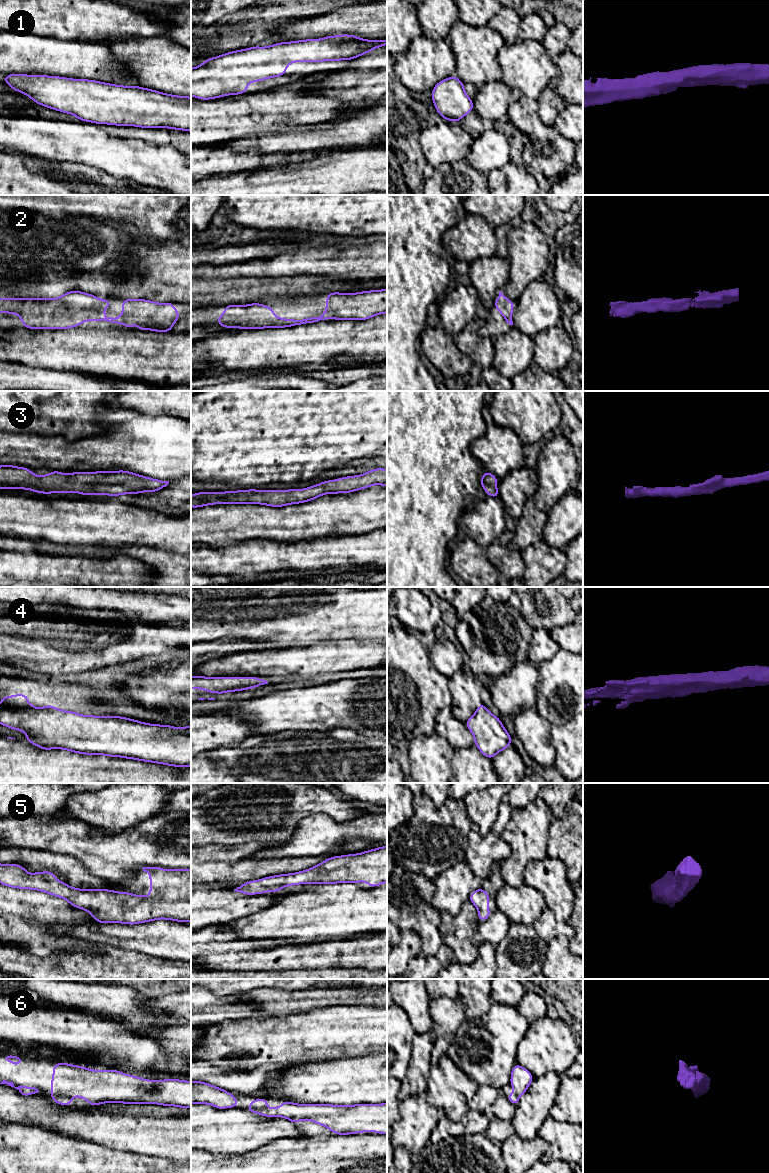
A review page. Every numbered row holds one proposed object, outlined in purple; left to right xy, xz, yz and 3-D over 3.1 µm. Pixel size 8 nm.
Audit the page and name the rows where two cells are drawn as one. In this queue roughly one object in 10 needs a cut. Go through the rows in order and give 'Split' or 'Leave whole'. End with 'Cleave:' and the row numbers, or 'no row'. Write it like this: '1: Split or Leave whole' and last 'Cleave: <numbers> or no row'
1: Leave whole
2: Leave whole
3: Leave whole
4: Leave whole
5: Leave whole
6: Leave whole
Cleave: no row

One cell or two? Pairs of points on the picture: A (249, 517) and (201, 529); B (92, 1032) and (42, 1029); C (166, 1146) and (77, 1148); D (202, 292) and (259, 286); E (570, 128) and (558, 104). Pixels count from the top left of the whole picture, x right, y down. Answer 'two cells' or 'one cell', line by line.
A: one cell
B: one cell
C: two cells
D: one cell
E: two cells

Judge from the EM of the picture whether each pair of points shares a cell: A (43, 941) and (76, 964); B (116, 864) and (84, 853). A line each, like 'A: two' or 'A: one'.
A: two
B: one

